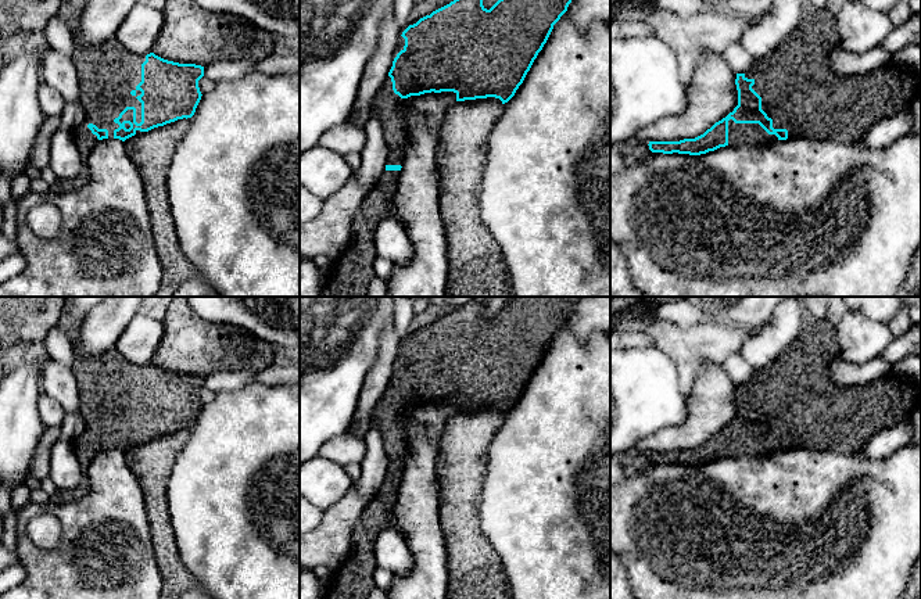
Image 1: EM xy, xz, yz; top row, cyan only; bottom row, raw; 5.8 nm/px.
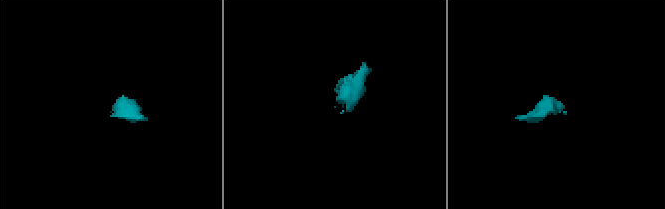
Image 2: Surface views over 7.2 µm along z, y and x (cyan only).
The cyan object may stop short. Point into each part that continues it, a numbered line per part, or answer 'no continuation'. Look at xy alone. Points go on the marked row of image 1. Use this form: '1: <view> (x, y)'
1: xy (108, 72)

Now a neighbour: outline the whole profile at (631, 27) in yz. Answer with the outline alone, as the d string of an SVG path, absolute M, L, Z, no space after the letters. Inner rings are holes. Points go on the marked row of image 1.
M635 15L627 19L610 17L610 39L630 39L637 36L652 36L652 28Z

